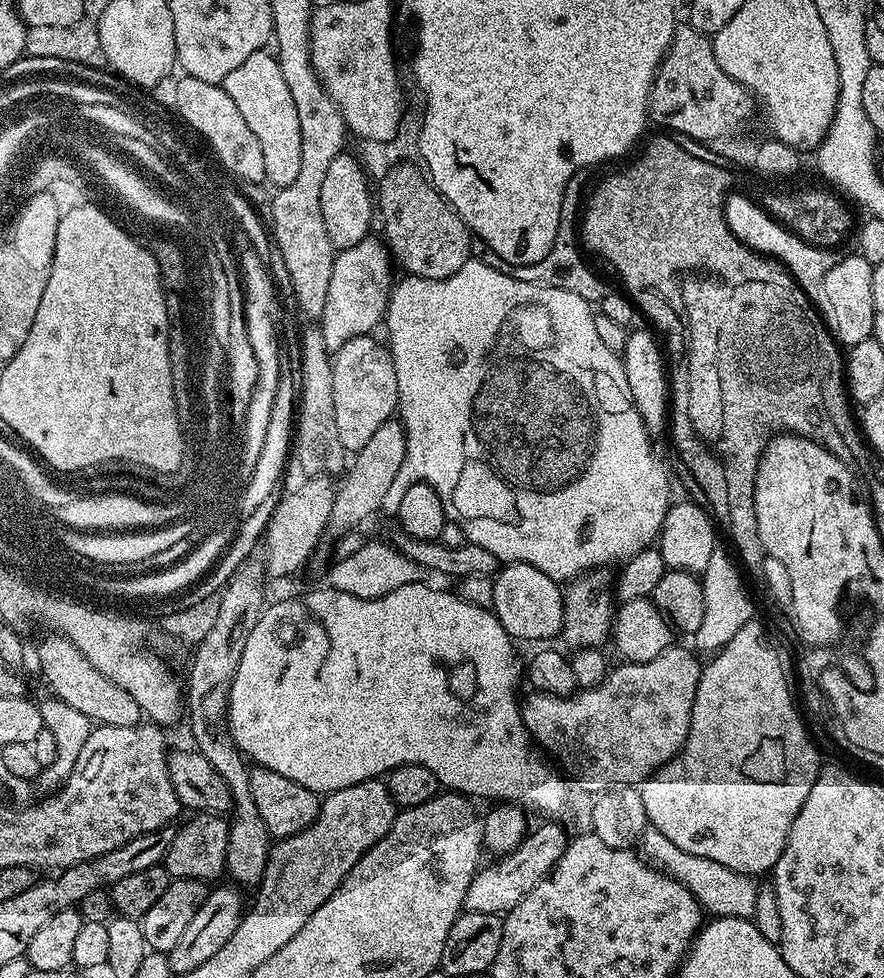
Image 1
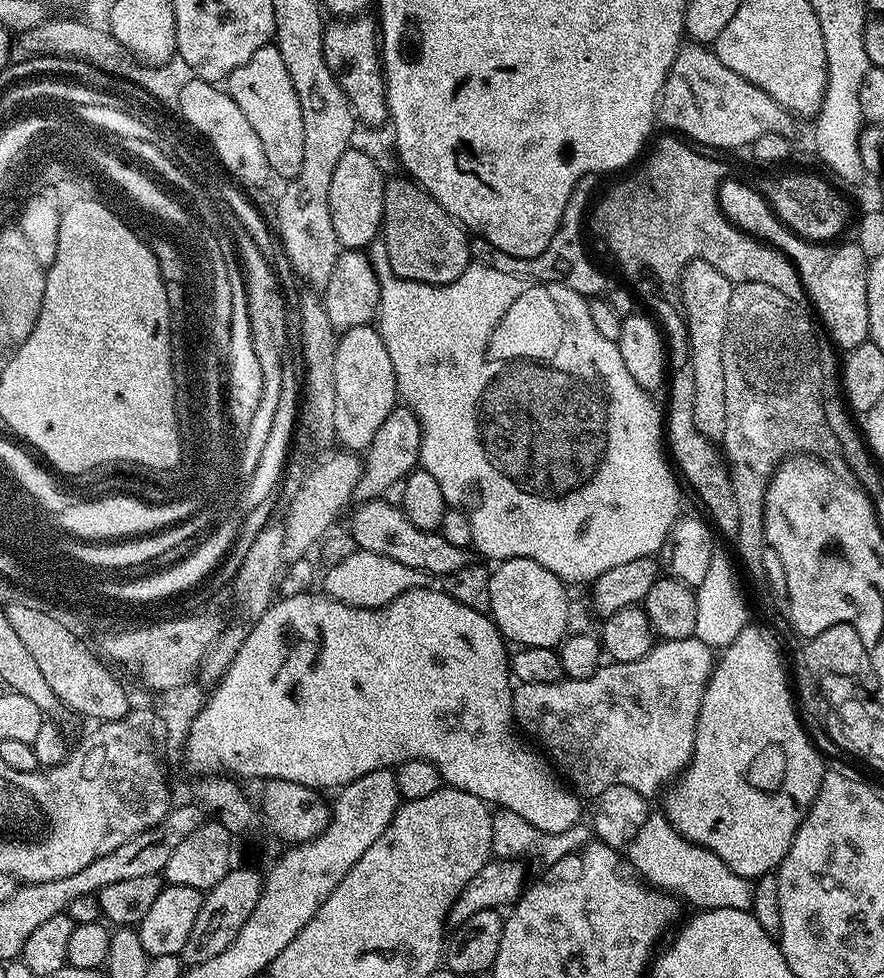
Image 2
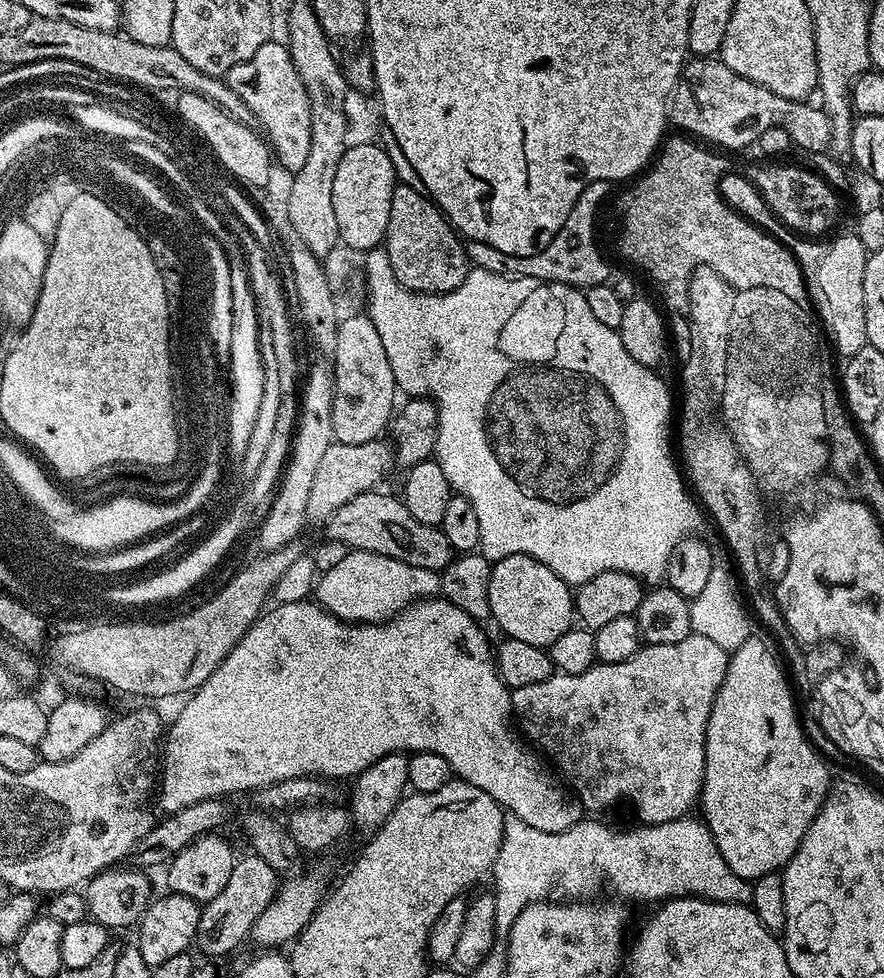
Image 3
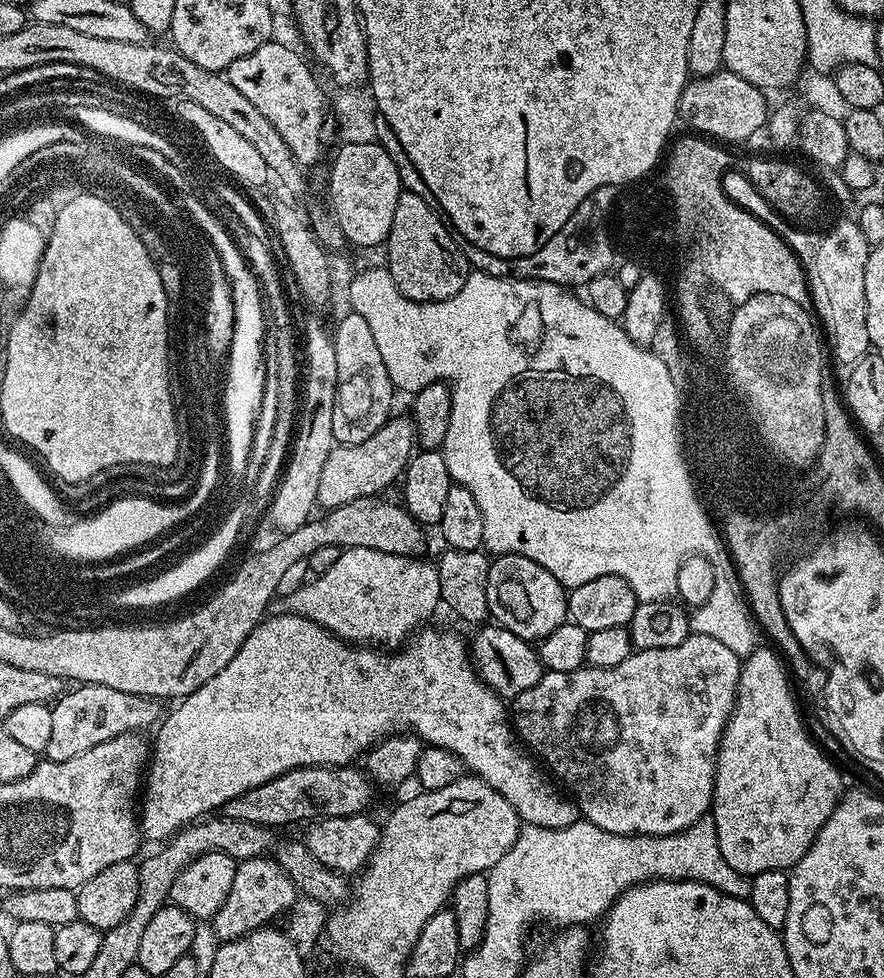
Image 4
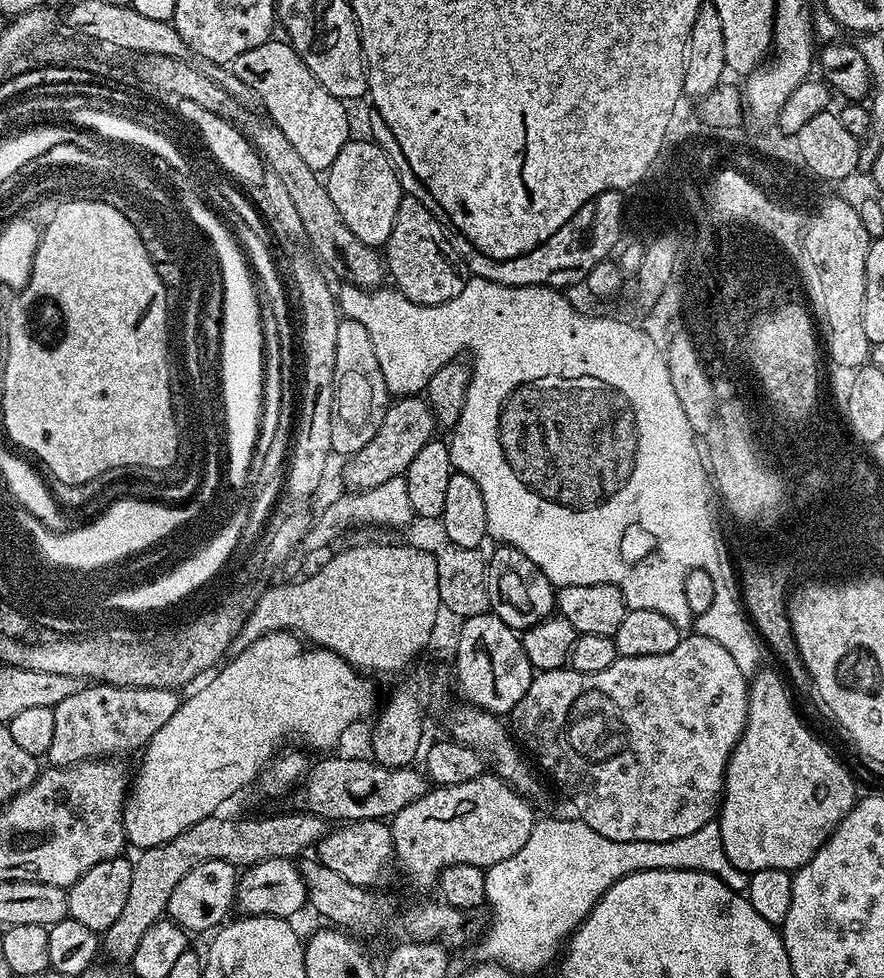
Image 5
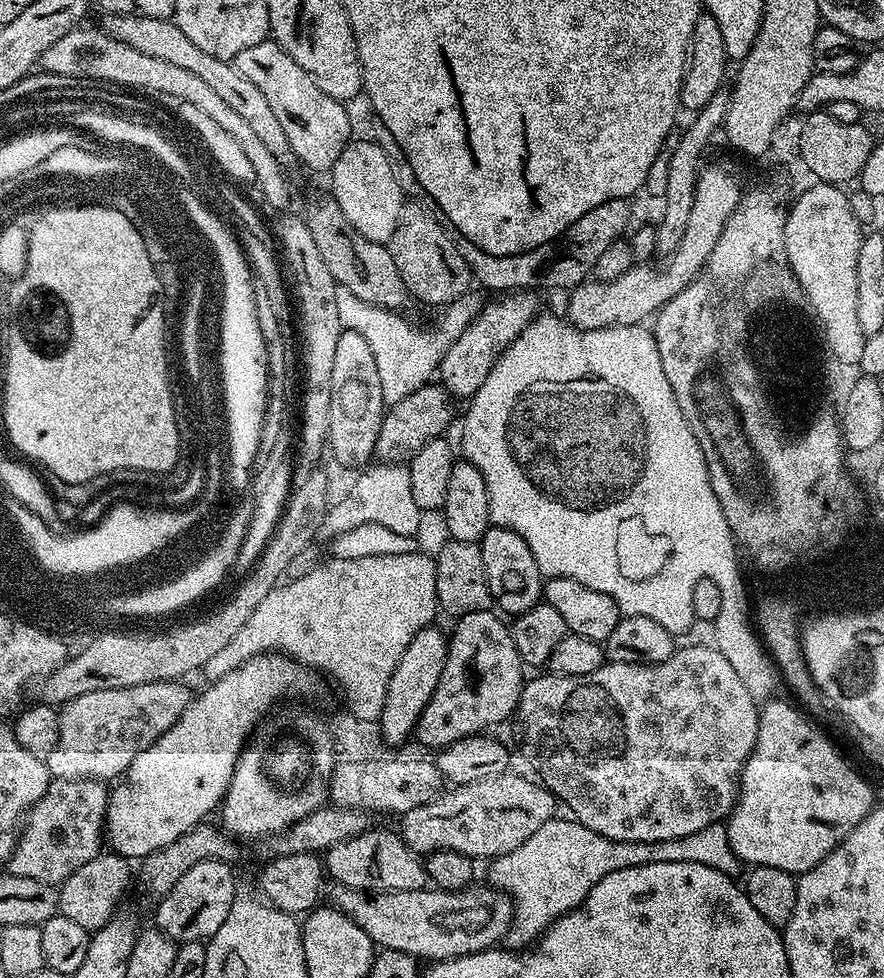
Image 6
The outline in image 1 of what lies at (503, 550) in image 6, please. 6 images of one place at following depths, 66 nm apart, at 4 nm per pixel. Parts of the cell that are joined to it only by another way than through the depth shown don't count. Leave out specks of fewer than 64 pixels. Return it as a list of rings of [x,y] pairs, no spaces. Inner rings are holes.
[[[504,564],[492,580],[494,586],[494,602],[491,611],[495,612],[498,622],[507,630],[513,641],[548,640],[551,636],[559,637],[564,625],[564,594],[561,585],[550,574],[542,574],[538,566],[529,564]]]

